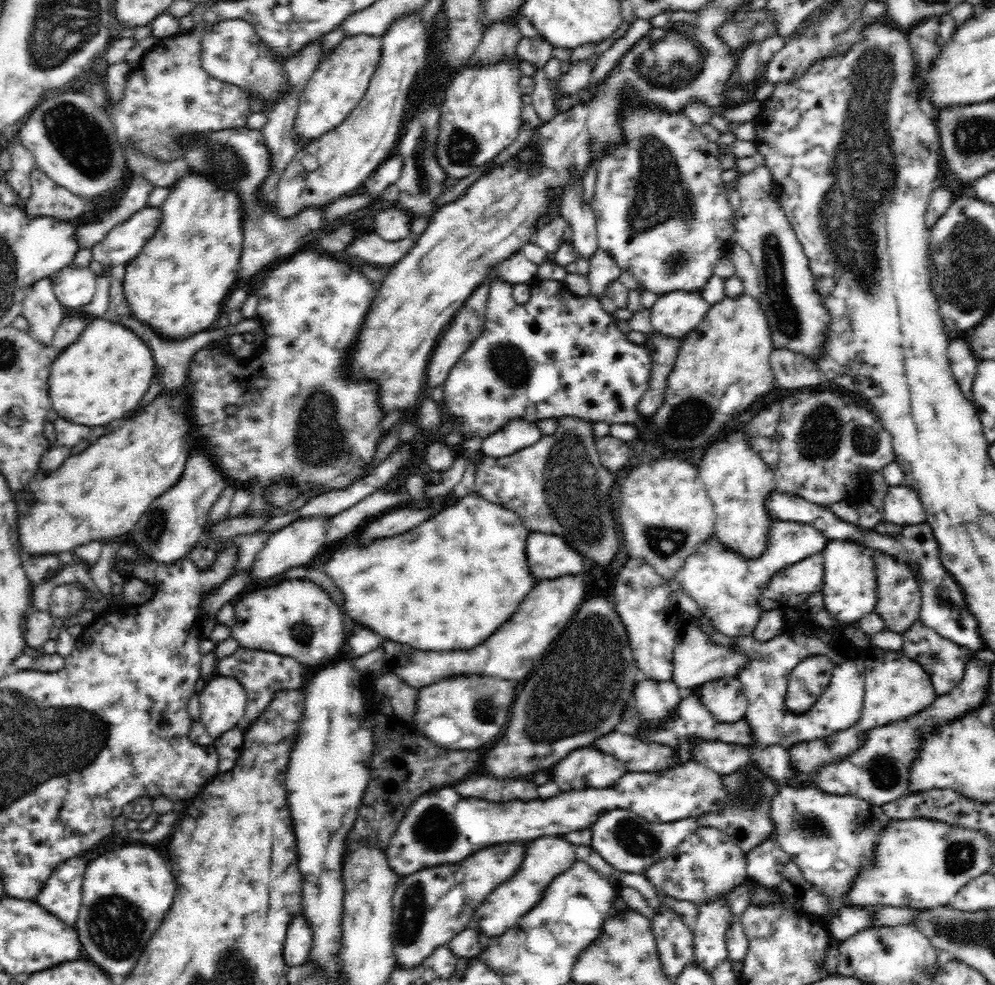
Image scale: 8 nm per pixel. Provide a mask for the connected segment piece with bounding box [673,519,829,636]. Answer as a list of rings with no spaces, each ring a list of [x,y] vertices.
[[[772,519],[770,521],[764,550],[755,557],[746,557],[726,543],[722,543],[712,534],[697,544],[694,551],[686,558],[684,566],[674,577],[673,584],[682,588],[701,608],[702,615],[712,618],[716,630],[726,636],[746,636],[752,630],[762,614],[759,598],[762,587],[778,570],[805,560],[816,553],[821,553],[828,538],[813,526],[792,521]]]

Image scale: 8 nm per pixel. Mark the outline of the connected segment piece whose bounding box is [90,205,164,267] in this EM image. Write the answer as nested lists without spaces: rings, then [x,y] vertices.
[[[148,205],[118,224],[106,237],[91,247],[93,260],[112,267],[135,259],[162,224],[162,207]]]

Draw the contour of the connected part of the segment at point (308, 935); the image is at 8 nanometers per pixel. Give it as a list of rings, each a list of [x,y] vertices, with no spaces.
[[[302,916],[294,918],[290,924],[286,942],[283,947],[283,957],[289,968],[305,964],[309,948],[312,947],[312,931],[306,919]]]

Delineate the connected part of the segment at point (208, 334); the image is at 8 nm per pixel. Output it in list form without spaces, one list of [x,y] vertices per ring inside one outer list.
[[[130,314],[124,316],[120,322],[131,326],[131,330],[151,348],[156,366],[164,371],[162,393],[181,389],[187,381],[188,368],[194,354],[225,333],[224,328],[215,327],[184,340],[166,340],[146,328],[147,324],[140,324]]]

